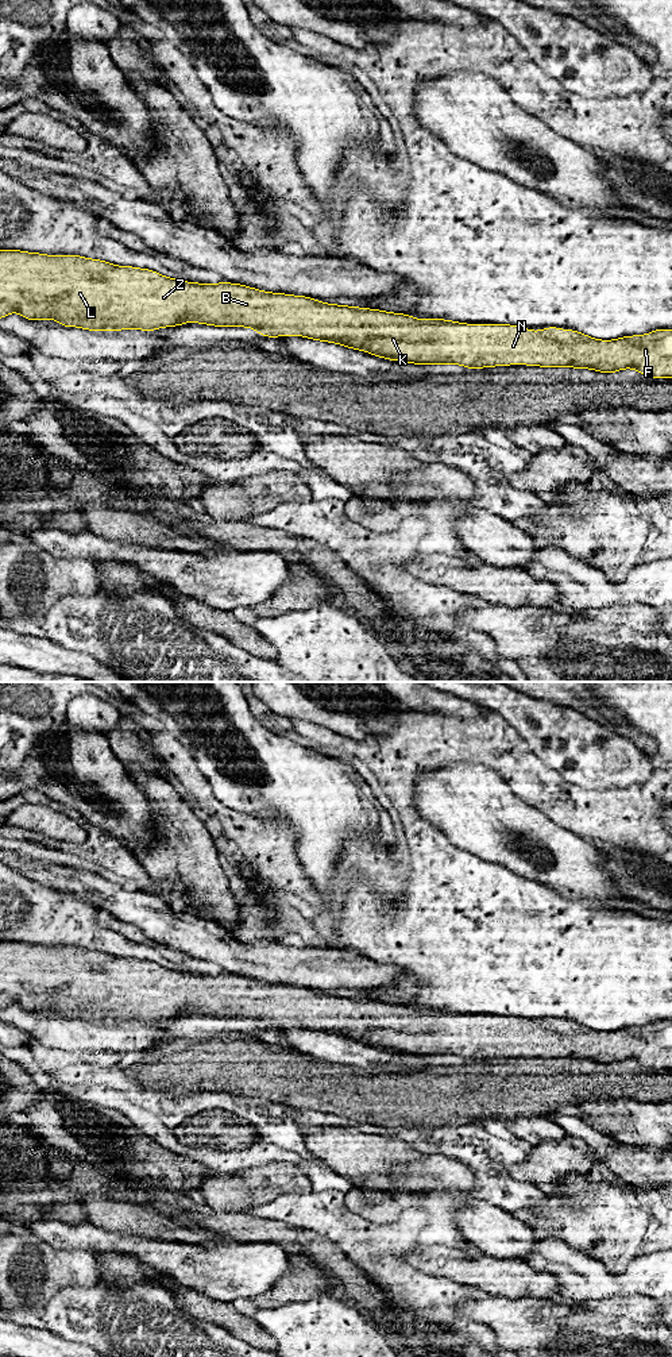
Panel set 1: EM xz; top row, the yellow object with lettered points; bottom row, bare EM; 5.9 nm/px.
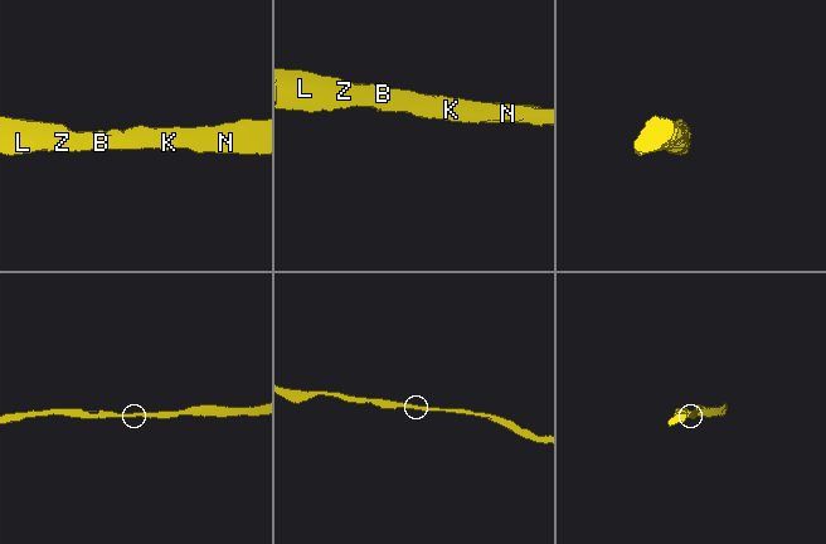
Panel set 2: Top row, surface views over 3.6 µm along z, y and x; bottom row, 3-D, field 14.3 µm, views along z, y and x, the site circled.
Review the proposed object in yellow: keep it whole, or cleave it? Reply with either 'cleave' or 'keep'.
keep

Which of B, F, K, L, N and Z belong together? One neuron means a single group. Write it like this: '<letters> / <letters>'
B F K L N Z

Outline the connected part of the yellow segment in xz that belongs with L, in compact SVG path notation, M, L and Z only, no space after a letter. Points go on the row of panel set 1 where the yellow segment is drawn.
M0 250L0 319L12 312L20 313L27 320L54 319L63 327L80 327L90 331L131 328L154 331L186 324L190 320L216 327L248 327L256 329L262 336L300 335L367 351L385 359L428 366L457 363L468 369L480 369L506 365L537 365L549 369L592 369L609 374L630 367L648 378L672 378L672 329L656 329L648 335L625 336L615 340L596 340L584 334L556 327L547 327L544 331L528 331L522 325L463 324L444 319L420 320L402 313L333 305L304 296L262 292L225 281L215 285L185 282L163 277L148 269L115 266L80 255L54 257L19 250Z

